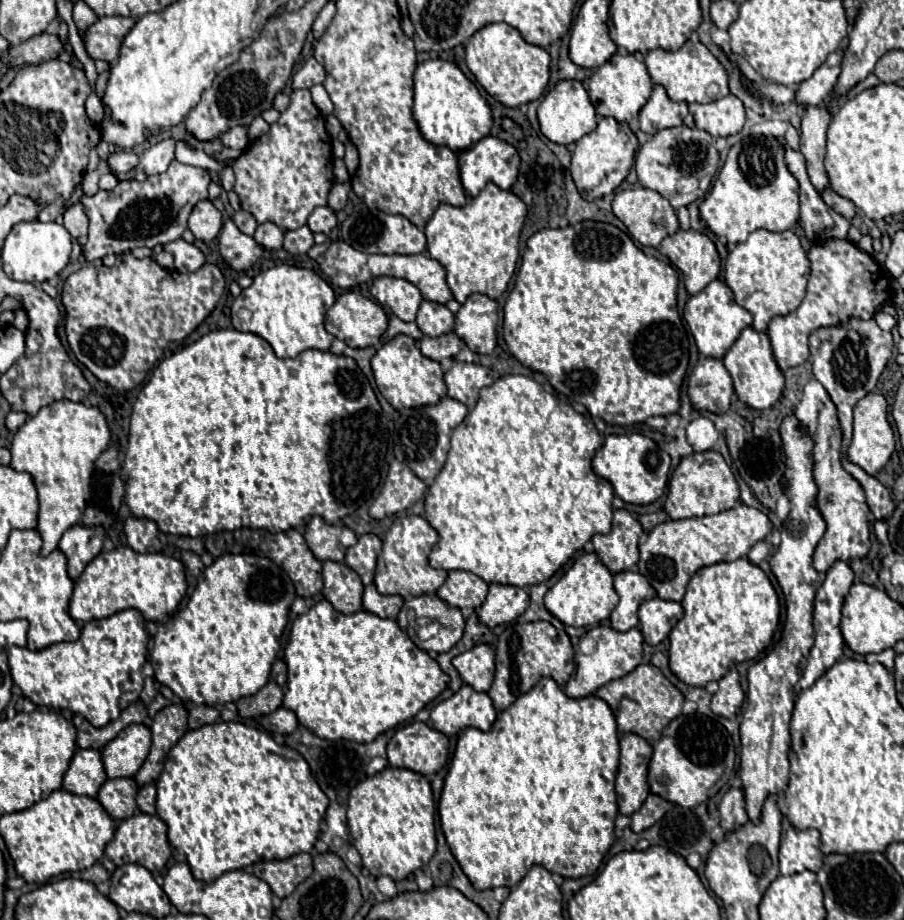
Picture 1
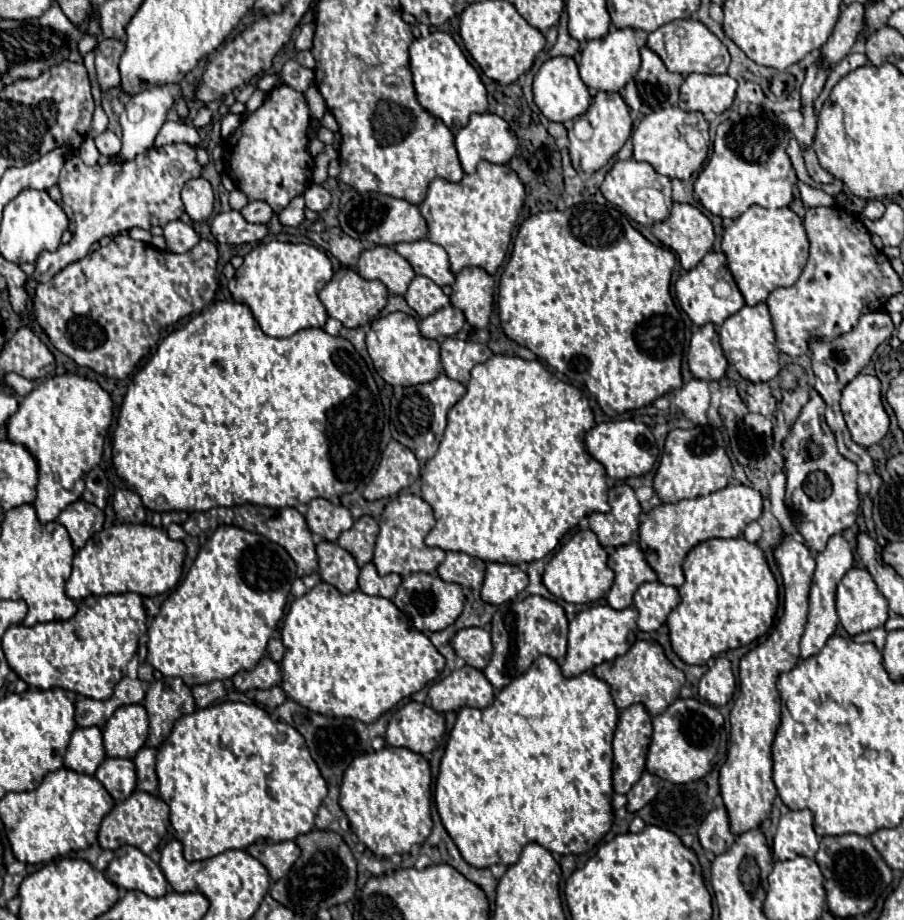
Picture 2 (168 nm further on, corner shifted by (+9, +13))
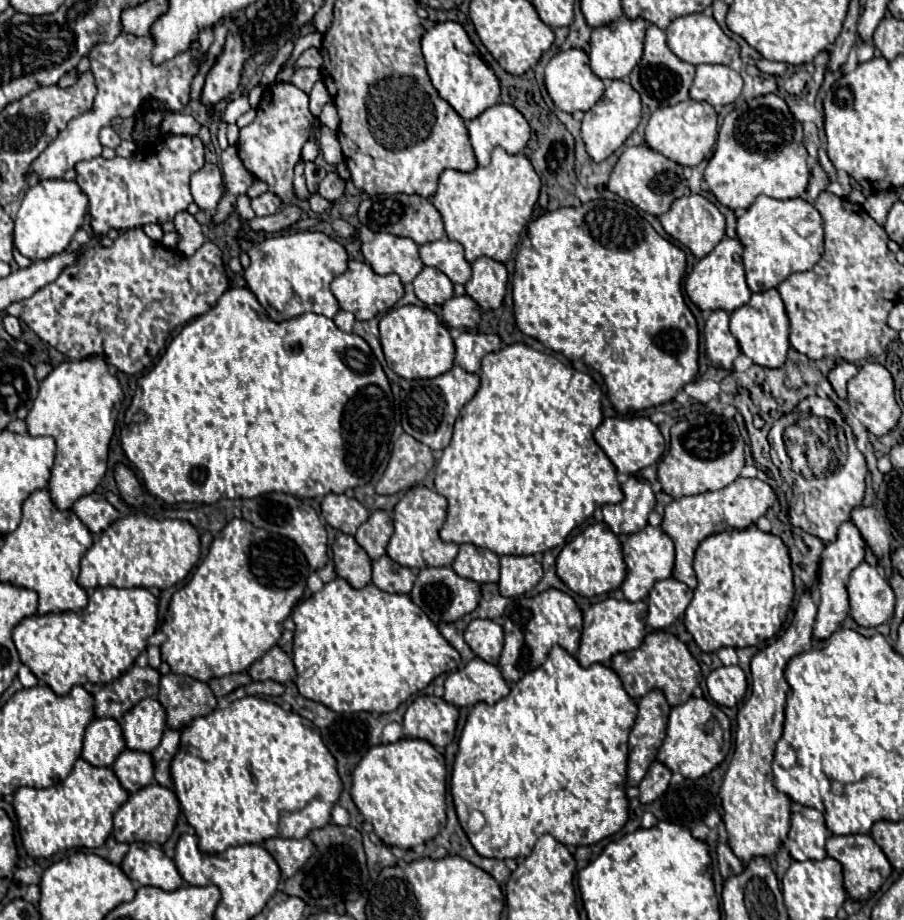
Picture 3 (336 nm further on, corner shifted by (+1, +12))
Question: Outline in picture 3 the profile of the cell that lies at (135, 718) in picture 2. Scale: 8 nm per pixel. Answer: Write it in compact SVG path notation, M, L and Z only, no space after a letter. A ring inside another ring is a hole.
M154 698L140 700L140 704L136 704L122 716L120 728L126 748L138 752L152 752L160 744L160 738L168 728L162 704Z

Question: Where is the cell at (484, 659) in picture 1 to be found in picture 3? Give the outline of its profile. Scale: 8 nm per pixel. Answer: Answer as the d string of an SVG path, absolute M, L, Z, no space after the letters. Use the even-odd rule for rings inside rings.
M472 620L464 632L464 640L478 658L488 664L498 664L504 642L502 626L492 620Z

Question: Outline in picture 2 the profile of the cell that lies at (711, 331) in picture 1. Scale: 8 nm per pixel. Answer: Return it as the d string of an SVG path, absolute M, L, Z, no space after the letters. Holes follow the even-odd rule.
M708 251L706 257L690 271L686 271L678 281L676 281L676 299L680 303L680 307L688 313L688 317L696 323L696 325L704 325L704 323L714 323L716 327L720 327L730 315L734 315L736 311L740 311L744 307L744 297L740 293L740 289L734 283L732 273L728 271L728 263L726 263L726 255L722 251ZM724 279L726 283L730 283L732 293L728 299L720 299L714 295L714 285Z

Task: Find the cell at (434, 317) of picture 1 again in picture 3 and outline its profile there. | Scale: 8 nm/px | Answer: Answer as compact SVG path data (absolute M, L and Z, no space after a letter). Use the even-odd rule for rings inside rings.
M424 268L412 282L414 294L426 306L440 306L454 296L452 282L436 268Z

